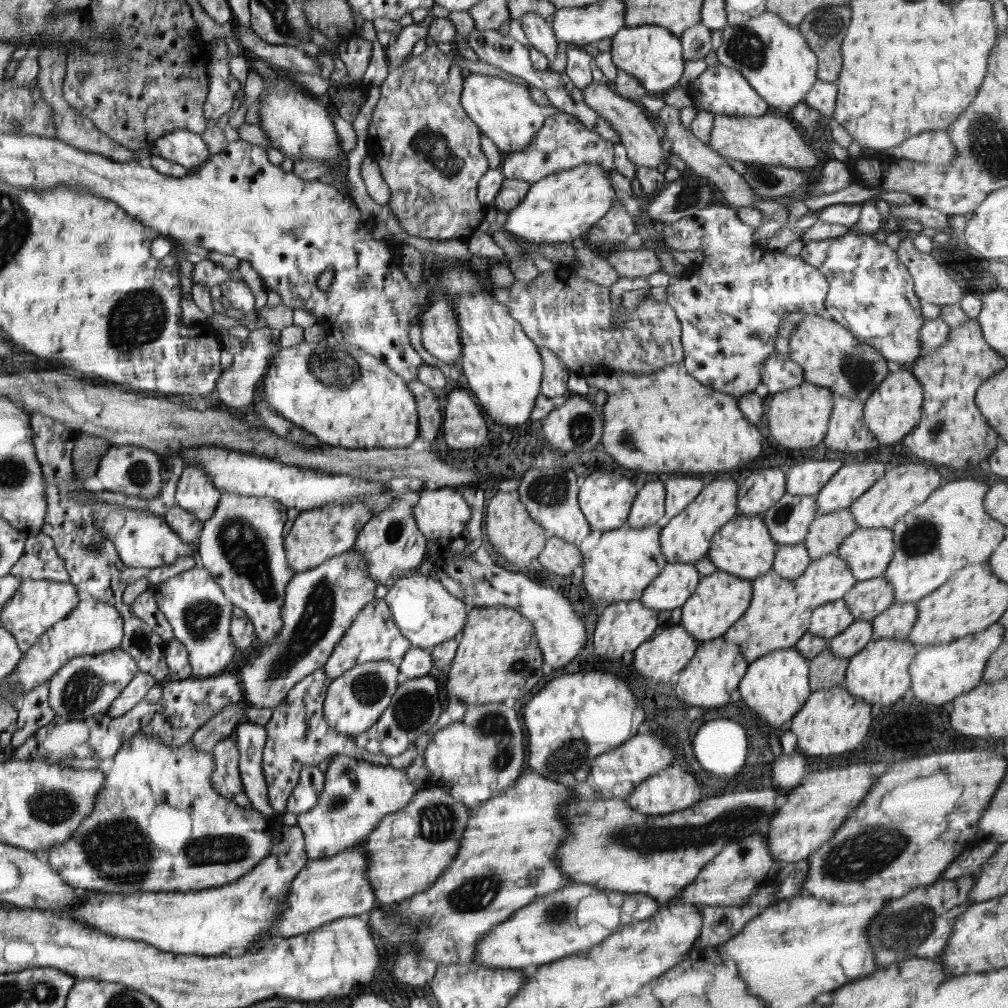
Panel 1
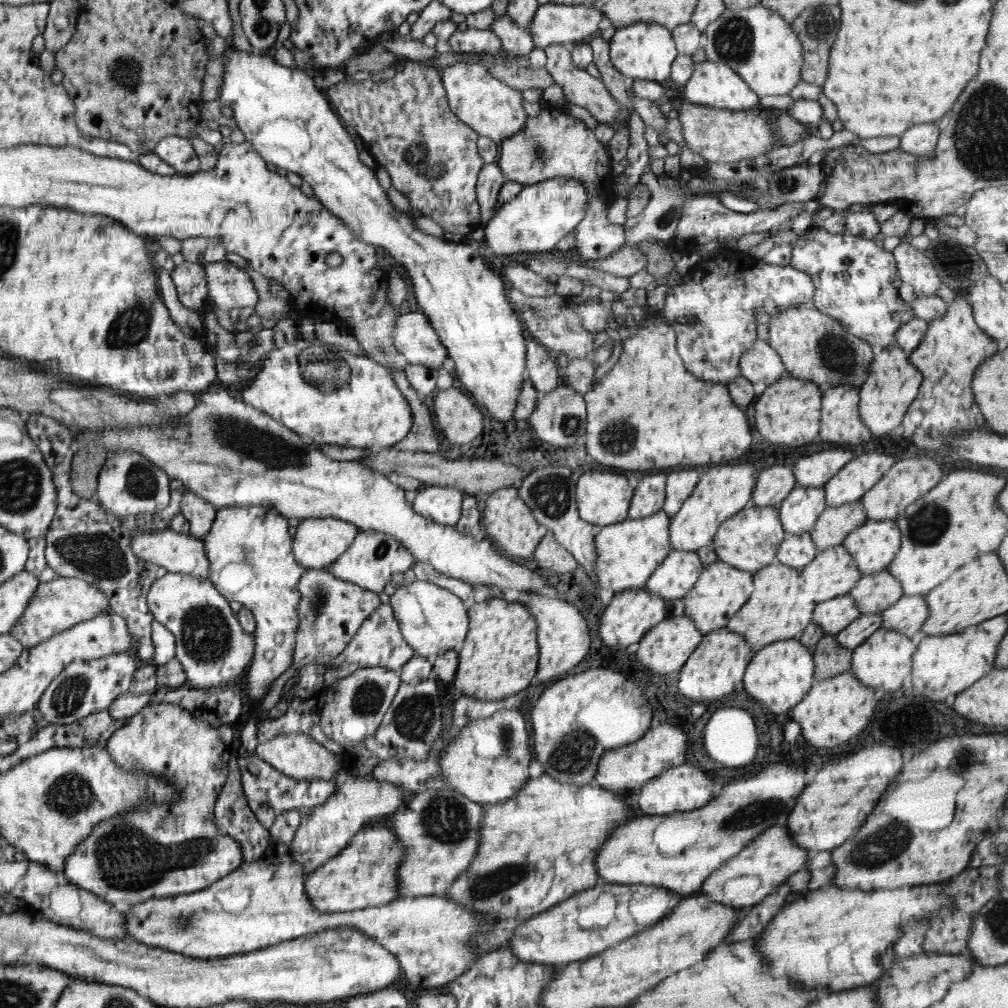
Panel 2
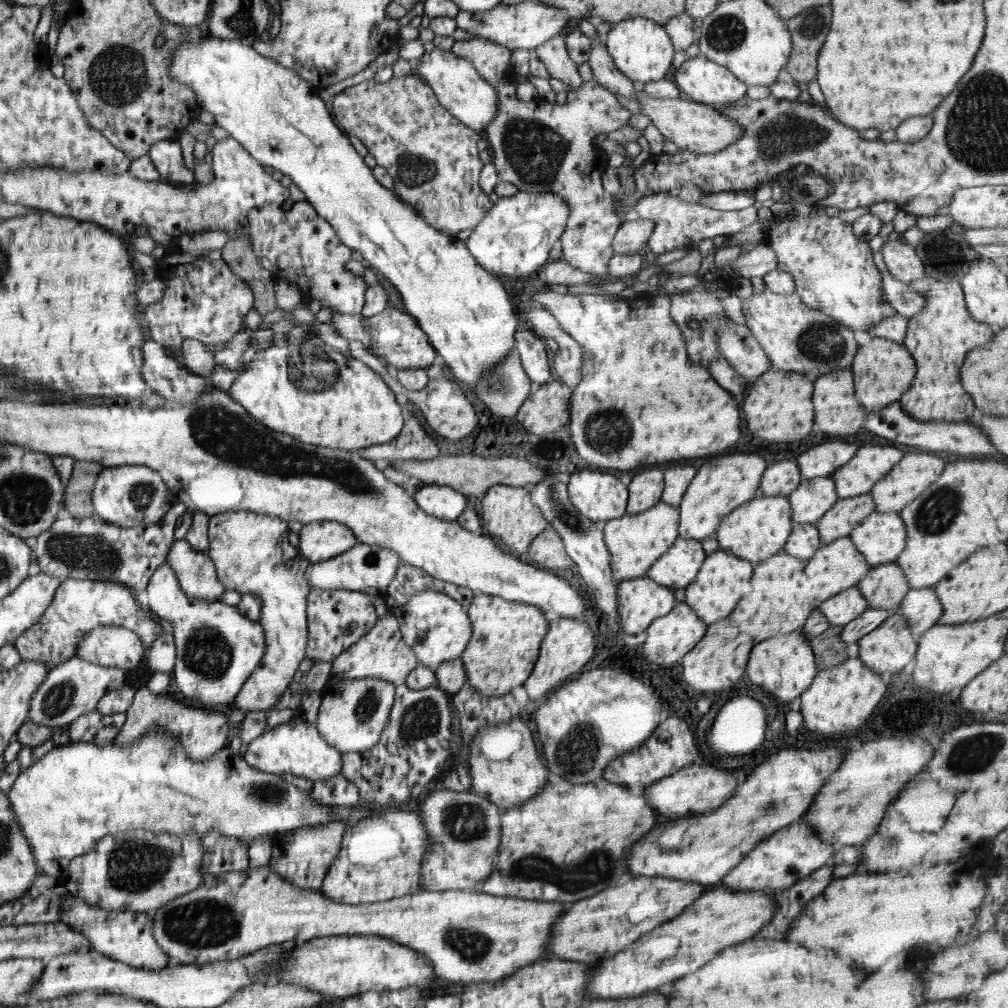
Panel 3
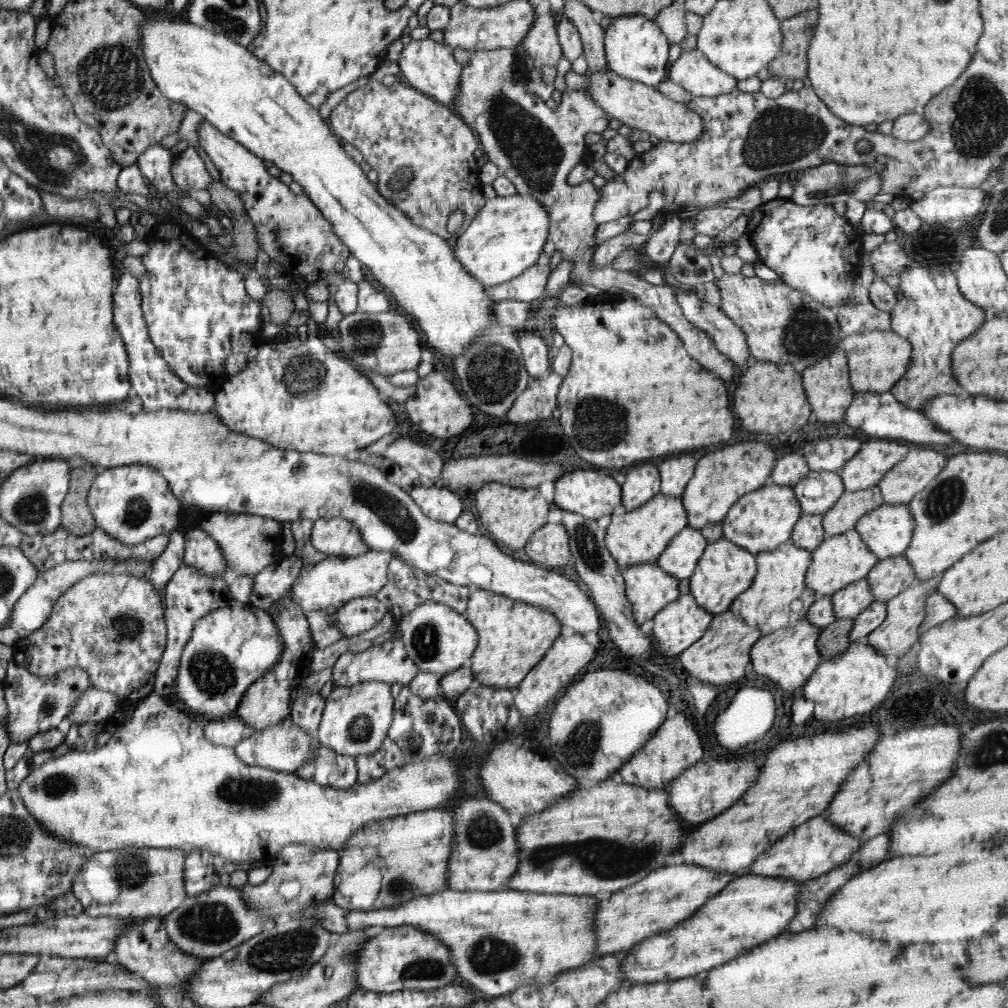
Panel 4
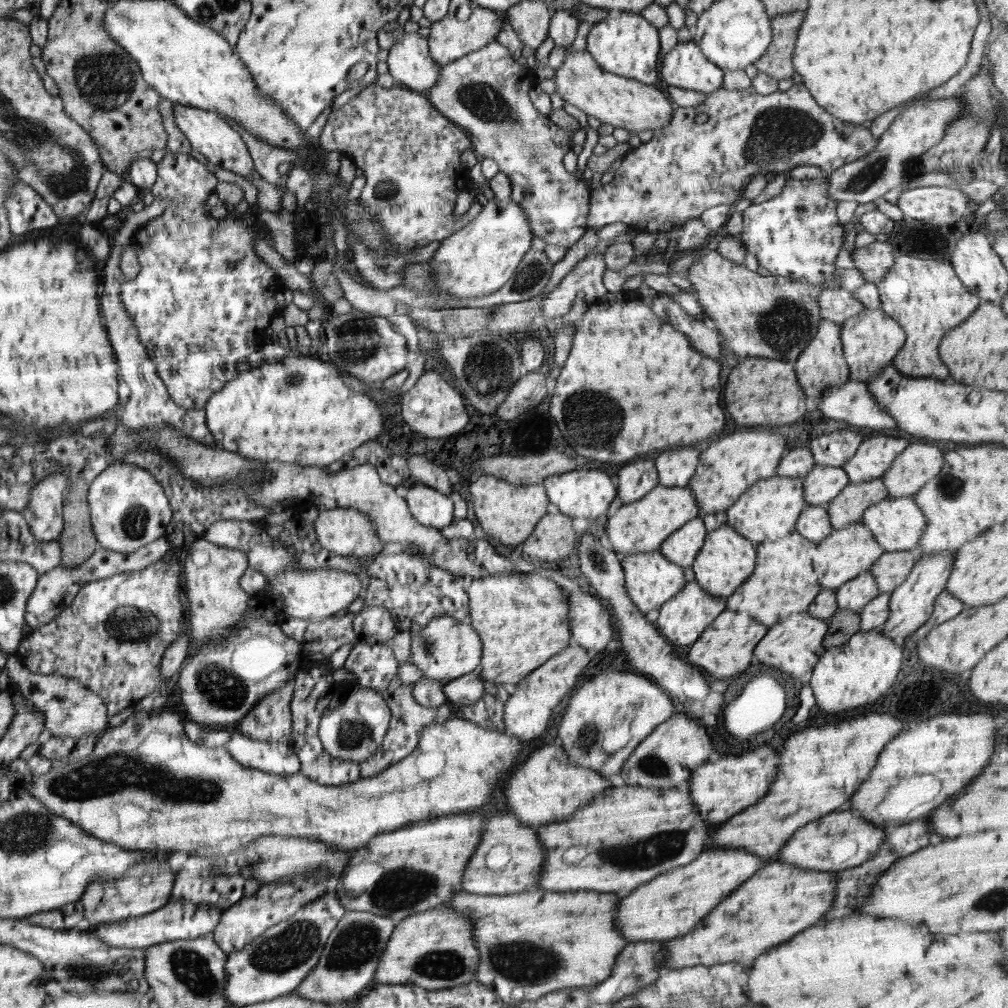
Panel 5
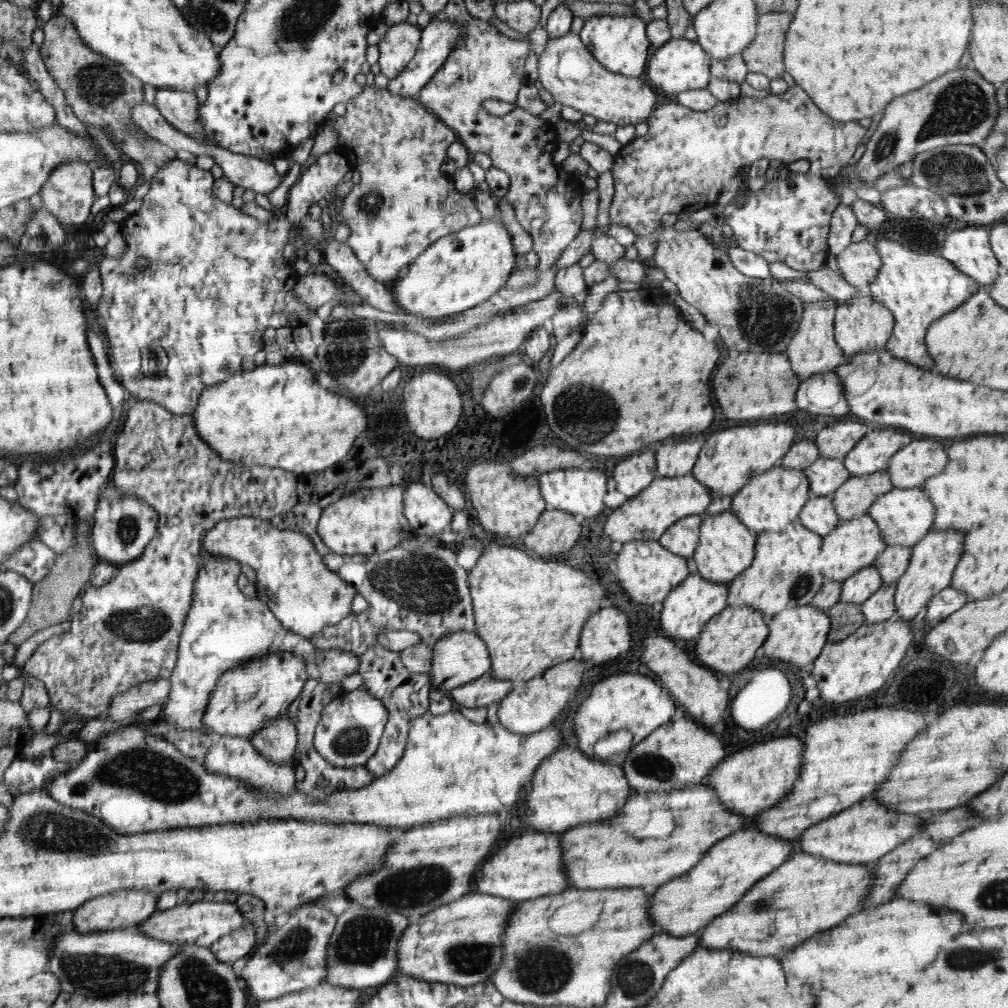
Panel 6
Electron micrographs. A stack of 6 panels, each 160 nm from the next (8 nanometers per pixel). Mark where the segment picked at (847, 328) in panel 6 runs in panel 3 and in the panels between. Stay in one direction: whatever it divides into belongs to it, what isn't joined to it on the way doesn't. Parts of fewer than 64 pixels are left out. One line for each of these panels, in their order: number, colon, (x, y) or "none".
3: (883, 370)
4: (877, 359)
5: (871, 339)

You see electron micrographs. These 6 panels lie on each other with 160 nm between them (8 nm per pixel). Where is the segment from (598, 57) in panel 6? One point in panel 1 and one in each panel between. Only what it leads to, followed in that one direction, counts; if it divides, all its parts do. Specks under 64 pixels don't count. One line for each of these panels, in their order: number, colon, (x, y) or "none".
1: (652, 54)
2: (645, 51)
3: (640, 48)
4: (635, 47)
5: (626, 44)

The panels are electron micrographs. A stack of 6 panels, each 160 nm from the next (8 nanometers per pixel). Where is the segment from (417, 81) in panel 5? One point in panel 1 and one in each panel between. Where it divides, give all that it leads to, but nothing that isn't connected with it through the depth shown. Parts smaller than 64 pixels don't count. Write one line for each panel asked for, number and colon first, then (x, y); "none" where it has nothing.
1: (504, 111)
2: (493, 109)
3: (458, 87)
4: (428, 66)

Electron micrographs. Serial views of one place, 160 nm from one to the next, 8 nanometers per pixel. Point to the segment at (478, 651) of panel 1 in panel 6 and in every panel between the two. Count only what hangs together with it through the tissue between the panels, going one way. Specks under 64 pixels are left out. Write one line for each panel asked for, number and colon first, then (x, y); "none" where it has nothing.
2: (500, 657)
3: (505, 645)
4: (513, 636)
5: (522, 618)
6: (530, 613)

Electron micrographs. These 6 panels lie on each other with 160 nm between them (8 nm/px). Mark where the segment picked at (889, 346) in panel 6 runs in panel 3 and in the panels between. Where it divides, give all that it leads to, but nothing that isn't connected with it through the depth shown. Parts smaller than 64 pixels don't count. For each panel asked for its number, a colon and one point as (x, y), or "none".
3: (939, 337)
4: (931, 313)
5: (926, 297)

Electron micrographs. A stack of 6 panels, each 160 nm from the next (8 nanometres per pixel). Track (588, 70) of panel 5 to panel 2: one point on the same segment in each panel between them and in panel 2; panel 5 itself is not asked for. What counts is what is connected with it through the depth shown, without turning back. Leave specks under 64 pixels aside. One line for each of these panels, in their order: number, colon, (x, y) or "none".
2: (719, 135)
3: (702, 129)
4: (637, 105)

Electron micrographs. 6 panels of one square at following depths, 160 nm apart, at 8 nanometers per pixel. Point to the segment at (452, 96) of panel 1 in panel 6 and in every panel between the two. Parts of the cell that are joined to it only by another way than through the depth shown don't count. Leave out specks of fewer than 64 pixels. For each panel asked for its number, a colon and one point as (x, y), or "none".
2: (406, 124)
3: (432, 156)
4: (427, 158)
5: (410, 154)
6: (403, 203)

